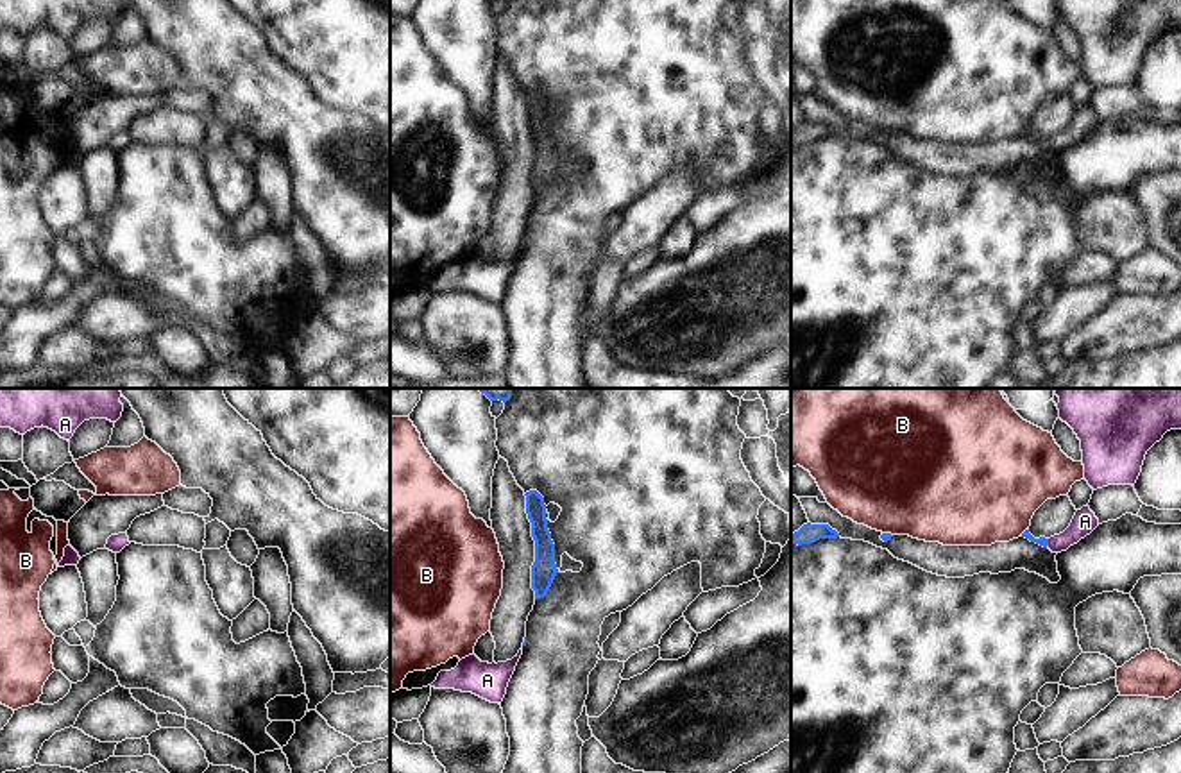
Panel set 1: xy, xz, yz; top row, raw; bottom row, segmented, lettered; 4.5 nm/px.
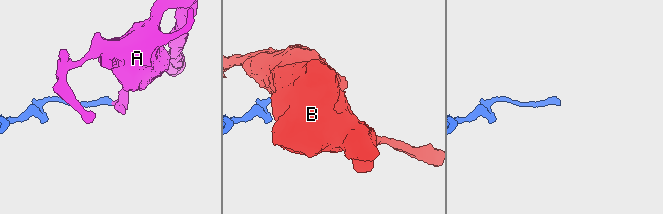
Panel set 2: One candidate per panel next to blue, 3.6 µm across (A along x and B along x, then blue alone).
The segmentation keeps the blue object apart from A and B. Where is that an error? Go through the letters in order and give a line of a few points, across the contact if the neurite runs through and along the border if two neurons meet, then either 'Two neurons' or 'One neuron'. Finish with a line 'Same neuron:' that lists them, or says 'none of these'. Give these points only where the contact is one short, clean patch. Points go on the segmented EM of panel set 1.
A: Line: yz (1042, 541), (1047, 541), (1067, 539), (1085, 521). One neuron
B: Two neurons
Same neuron: A

